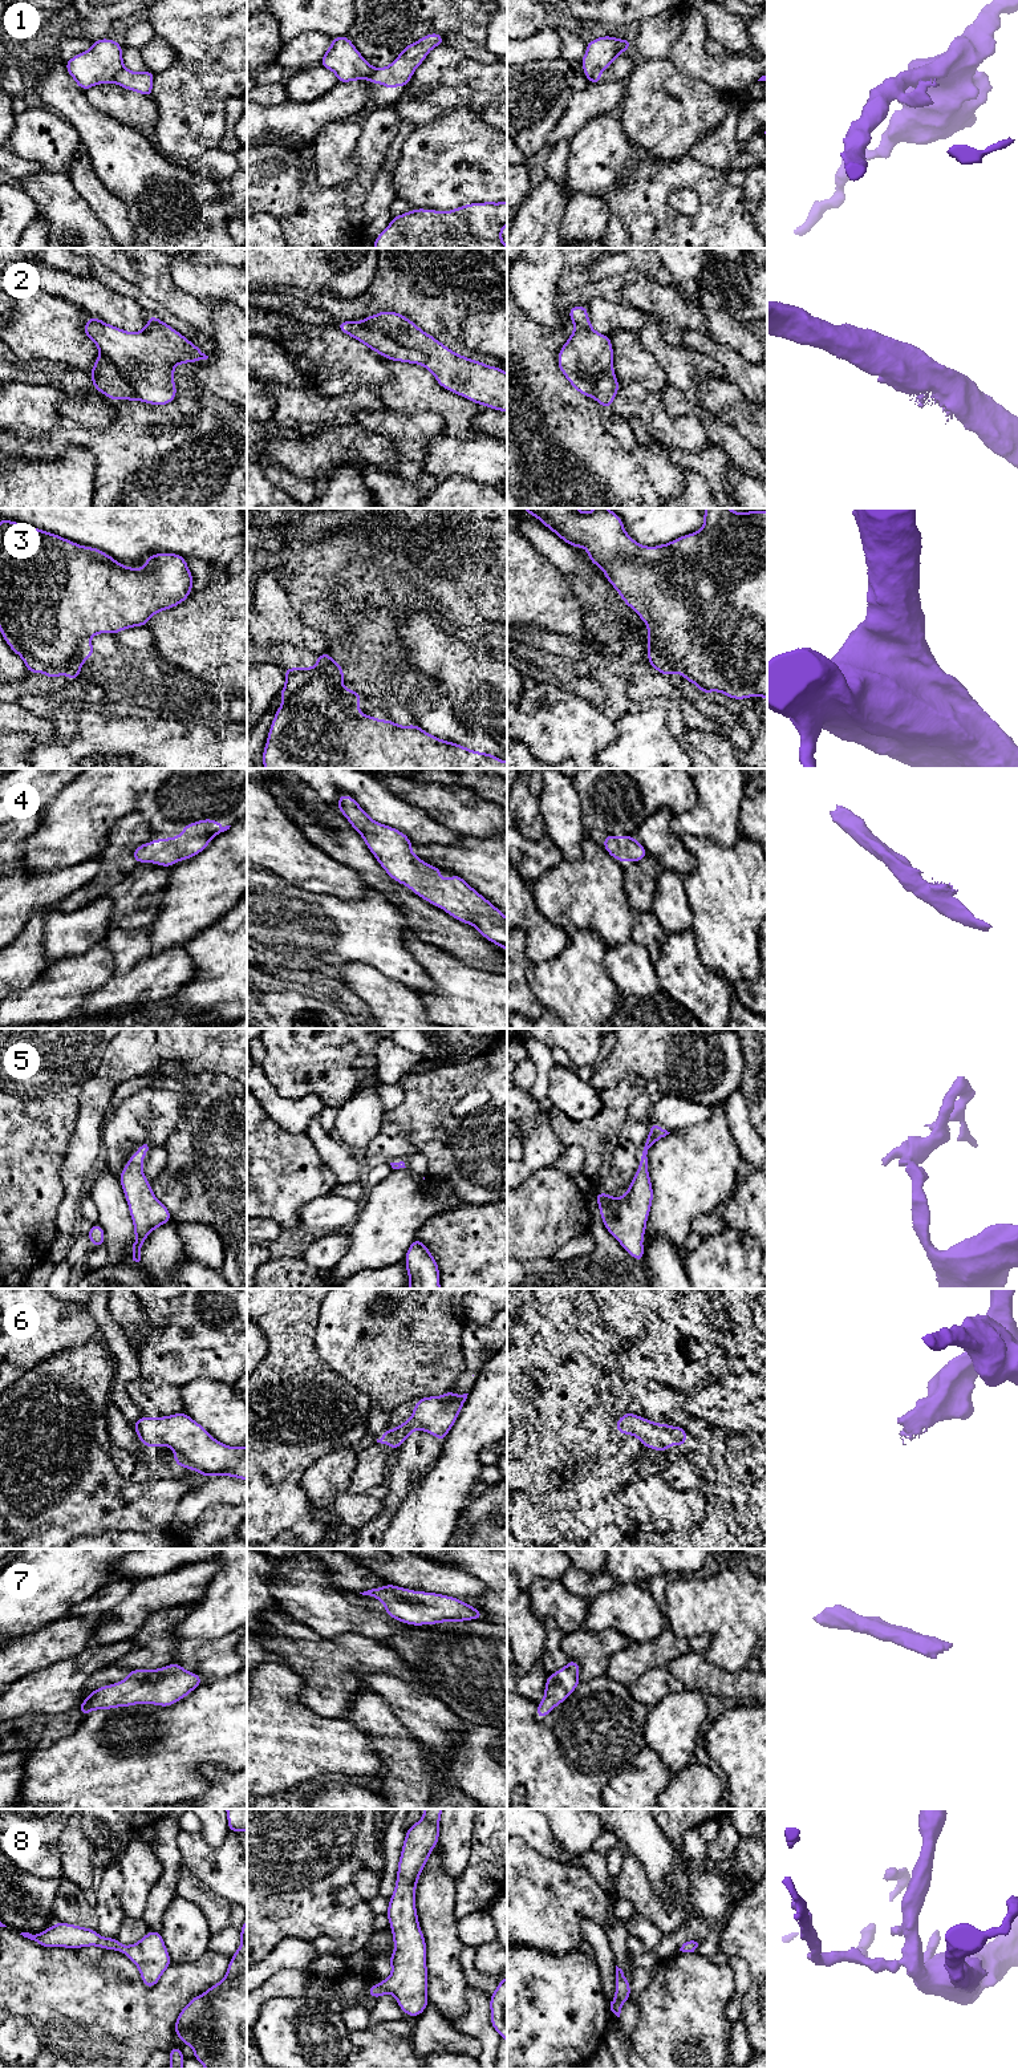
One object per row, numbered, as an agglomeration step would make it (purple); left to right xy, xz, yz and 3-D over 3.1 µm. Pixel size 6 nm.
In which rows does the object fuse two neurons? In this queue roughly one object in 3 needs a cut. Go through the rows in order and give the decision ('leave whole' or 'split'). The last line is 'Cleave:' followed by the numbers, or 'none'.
1: split
2: split
3: split
4: leave whole
5: leave whole
6: leave whole
7: leave whole
8: leave whole
Cleave: 1, 2, 3

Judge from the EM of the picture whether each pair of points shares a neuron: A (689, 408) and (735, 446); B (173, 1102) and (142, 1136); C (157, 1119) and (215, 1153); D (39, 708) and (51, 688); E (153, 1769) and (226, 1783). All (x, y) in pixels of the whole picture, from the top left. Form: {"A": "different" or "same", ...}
{"A": "same", "B": "same", "C": "different", "D": "same", "E": "different"}

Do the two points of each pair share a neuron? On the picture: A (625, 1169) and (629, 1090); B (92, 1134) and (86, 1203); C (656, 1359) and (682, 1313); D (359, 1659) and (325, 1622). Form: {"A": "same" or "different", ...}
{"A": "different", "B": "different", "C": "same", "D": "different"}

